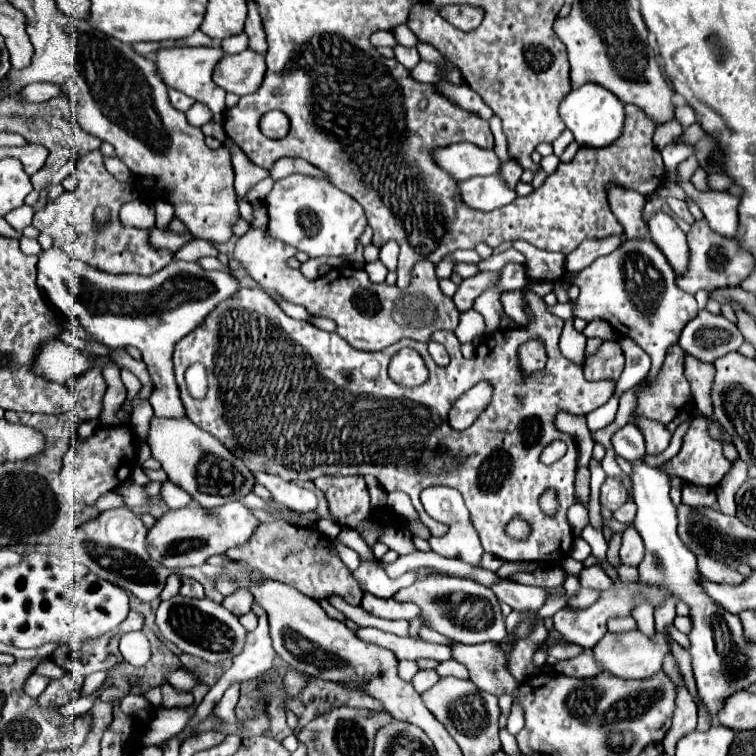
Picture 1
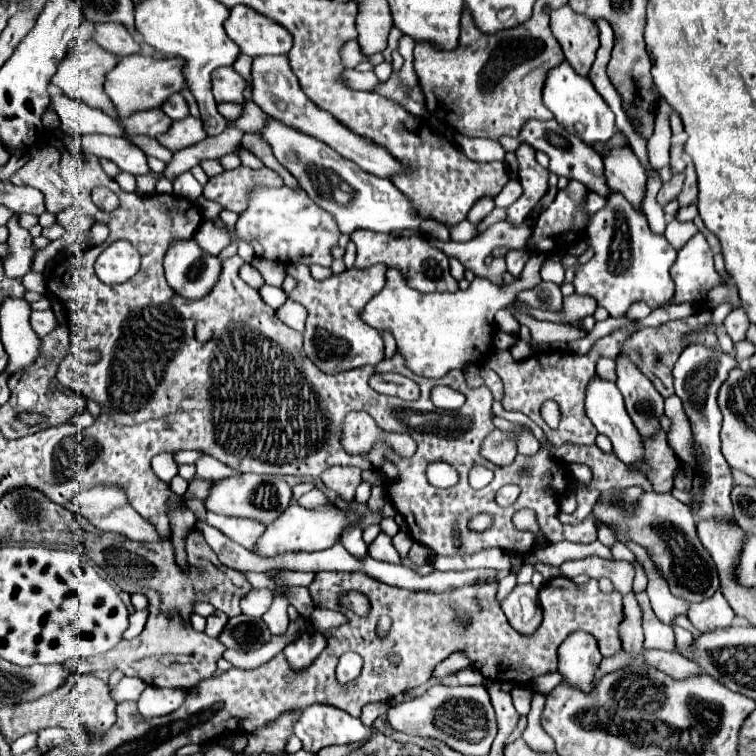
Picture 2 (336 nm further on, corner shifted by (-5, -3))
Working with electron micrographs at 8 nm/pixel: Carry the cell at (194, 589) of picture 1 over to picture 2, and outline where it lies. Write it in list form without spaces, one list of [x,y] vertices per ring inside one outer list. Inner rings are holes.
[[[223,612],[223,614],[211,614],[211,616],[207,616],[205,634],[207,634],[207,636],[211,636],[211,638],[217,638],[217,636],[219,636],[217,632],[221,632],[221,630],[223,630],[223,624],[225,624],[225,622],[227,622],[225,612]]]

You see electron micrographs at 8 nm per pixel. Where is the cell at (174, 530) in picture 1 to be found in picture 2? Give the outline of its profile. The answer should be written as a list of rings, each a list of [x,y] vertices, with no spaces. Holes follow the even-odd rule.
[[[289,504],[289,508],[265,528],[265,532],[259,536],[254,553],[263,558],[289,554],[289,552],[317,552],[333,546],[339,540],[339,534],[353,524],[355,516],[349,516],[337,506],[323,506],[317,510],[307,510],[299,504]]]

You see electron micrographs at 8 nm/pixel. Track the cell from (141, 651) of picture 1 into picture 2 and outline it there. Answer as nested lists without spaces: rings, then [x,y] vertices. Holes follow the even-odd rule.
[[[239,614],[239,616],[229,618],[223,632],[219,634],[219,642],[225,648],[249,652],[249,650],[257,650],[263,646],[263,640],[259,640],[263,636],[271,636],[271,632],[261,618]]]

